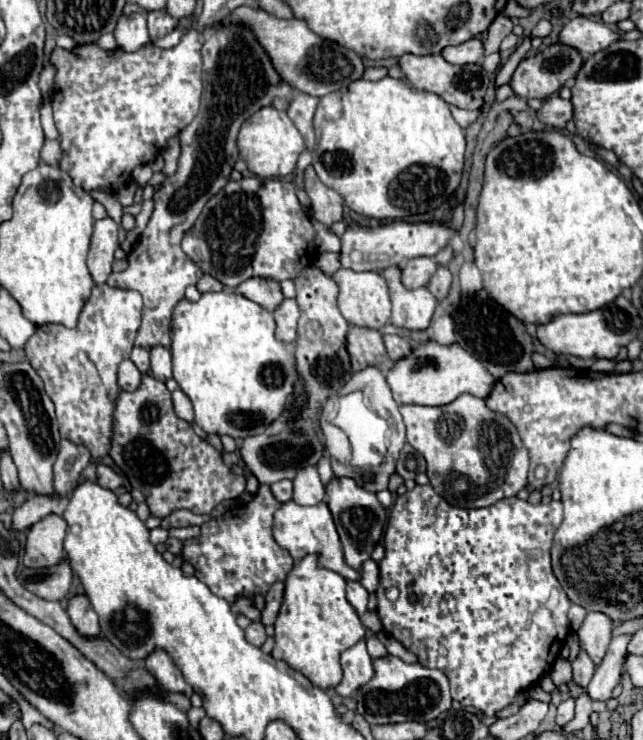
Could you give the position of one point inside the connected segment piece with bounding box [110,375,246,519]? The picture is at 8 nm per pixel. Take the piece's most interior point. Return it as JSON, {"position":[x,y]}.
{"position":[178,470]}

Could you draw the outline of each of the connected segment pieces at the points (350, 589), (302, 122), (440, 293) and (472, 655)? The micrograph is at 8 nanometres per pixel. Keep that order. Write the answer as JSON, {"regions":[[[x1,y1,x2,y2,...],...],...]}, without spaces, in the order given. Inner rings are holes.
{"regions":[[[348,581,346,583,346,599,350,601,350,605,362,615,368,607,368,591,364,589,362,583,358,581]],[[296,93,288,107,288,117,294,121,298,131,304,135,306,149,314,149,314,129,312,129,312,117,318,107,318,97,306,95,306,93]],[[438,265,436,273,434,273,432,279,430,279,428,289,432,291,432,295,434,295,438,301,442,301,442,299,448,295,448,291,450,291,450,283,452,283,452,273,448,271,448,267]],[[416,485,412,491,400,495,390,511,388,527,384,533,384,547,386,547,386,557,380,561,380,587,376,591,378,597,378,613,384,625,384,631,392,635,396,641,400,641,406,649,414,651,418,655,418,661,424,667,430,669,440,669,444,675,448,675,450,681,450,693,452,697,462,703,464,707,476,707,482,711,486,717,496,715,502,711,510,701,514,701,516,693,530,689,542,675,546,675,556,661,566,637,568,637,568,609,570,601,564,597,564,591,560,589,560,583,556,581,550,565,550,547,552,547,552,537,556,529,562,523,562,503,560,501,550,501,550,503,538,503,532,505,528,501,522,501,518,497,510,497,504,501,498,501,496,505,490,505,486,509,458,509,448,505,430,485],[396,587,400,591,400,597,396,601,386,599,386,589],[410,593,418,595,418,603,410,603]]]}

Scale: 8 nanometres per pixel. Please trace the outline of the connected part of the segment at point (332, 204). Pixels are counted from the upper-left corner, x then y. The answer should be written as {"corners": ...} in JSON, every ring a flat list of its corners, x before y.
{"corners":[[306,167,304,171,304,191,312,203,312,217,326,227,330,227,336,221,342,221,342,197,334,191,328,189,318,175,314,173,312,167]]}

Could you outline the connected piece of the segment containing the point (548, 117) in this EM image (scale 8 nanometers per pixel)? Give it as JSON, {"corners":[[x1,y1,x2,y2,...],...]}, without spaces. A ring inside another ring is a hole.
{"corners":[[554,93,538,109,538,119,554,129,566,129,568,121,572,119,572,113,574,113,572,103,564,101,558,93]]}

